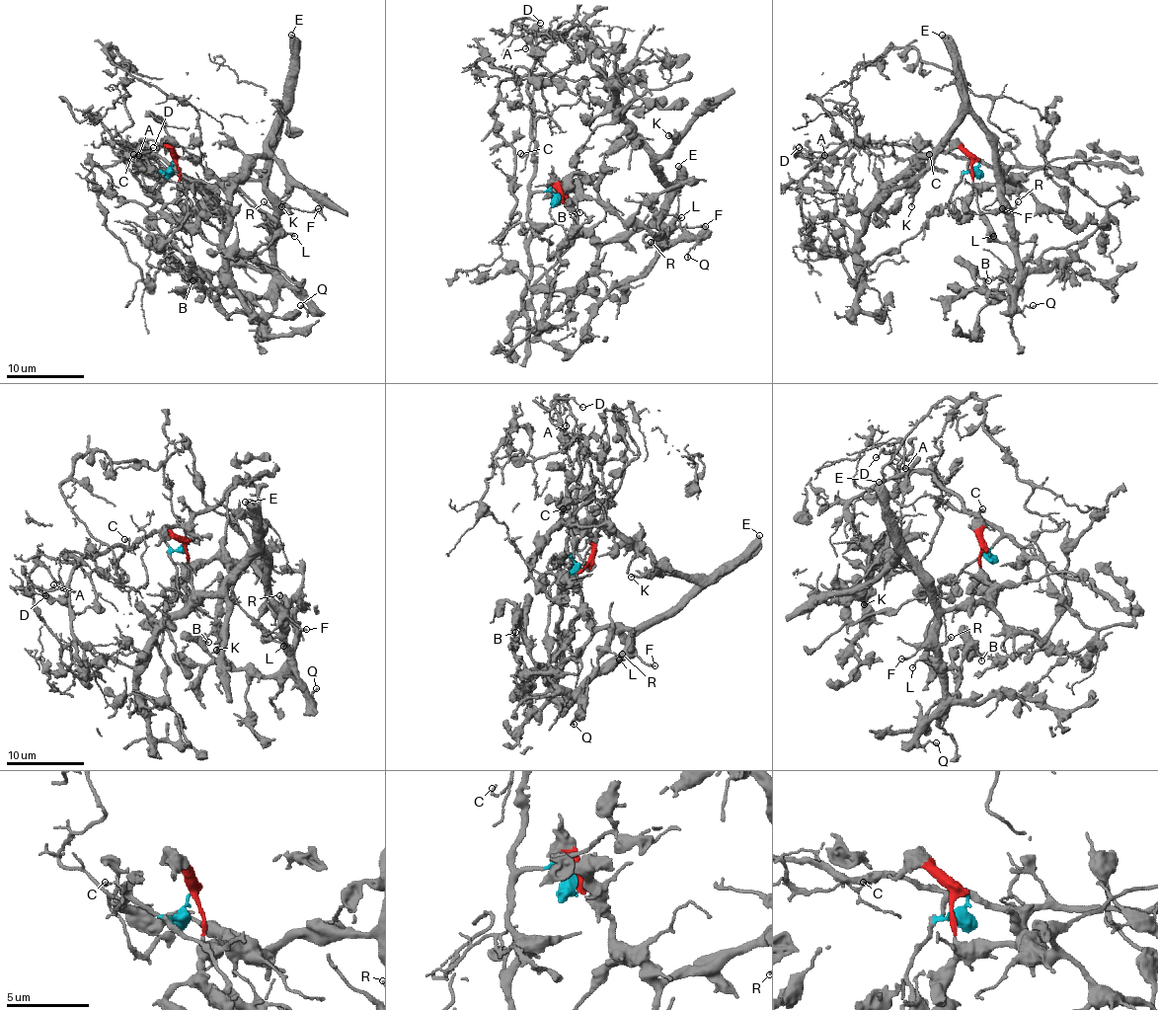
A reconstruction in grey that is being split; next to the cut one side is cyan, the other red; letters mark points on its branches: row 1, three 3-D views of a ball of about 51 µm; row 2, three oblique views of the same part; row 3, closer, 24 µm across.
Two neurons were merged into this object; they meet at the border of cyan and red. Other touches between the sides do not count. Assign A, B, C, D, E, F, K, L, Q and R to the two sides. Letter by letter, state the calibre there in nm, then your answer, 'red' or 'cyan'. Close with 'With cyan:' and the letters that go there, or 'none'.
A: 120 nm | cyan
B: 130 nm | red
C: 90 nm | cyan
D: 90 nm | cyan
E: 550 nm | red
F: 200 nm | red
K: 170 nm | red
L: 140 nm | red
Q: 150 nm | red
R: 150 nm | red
With cyan: A, C, D

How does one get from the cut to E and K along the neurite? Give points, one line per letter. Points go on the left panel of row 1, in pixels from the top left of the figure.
E: (174, 160), (182, 184), (208, 188), (212, 184), (254, 182), (264, 170), (270, 134), (287, 101), (291, 35)
K: (174, 160), (182, 184), (254, 182), (273, 124), (285, 113), (270, 152), (287, 180), (281, 206)

